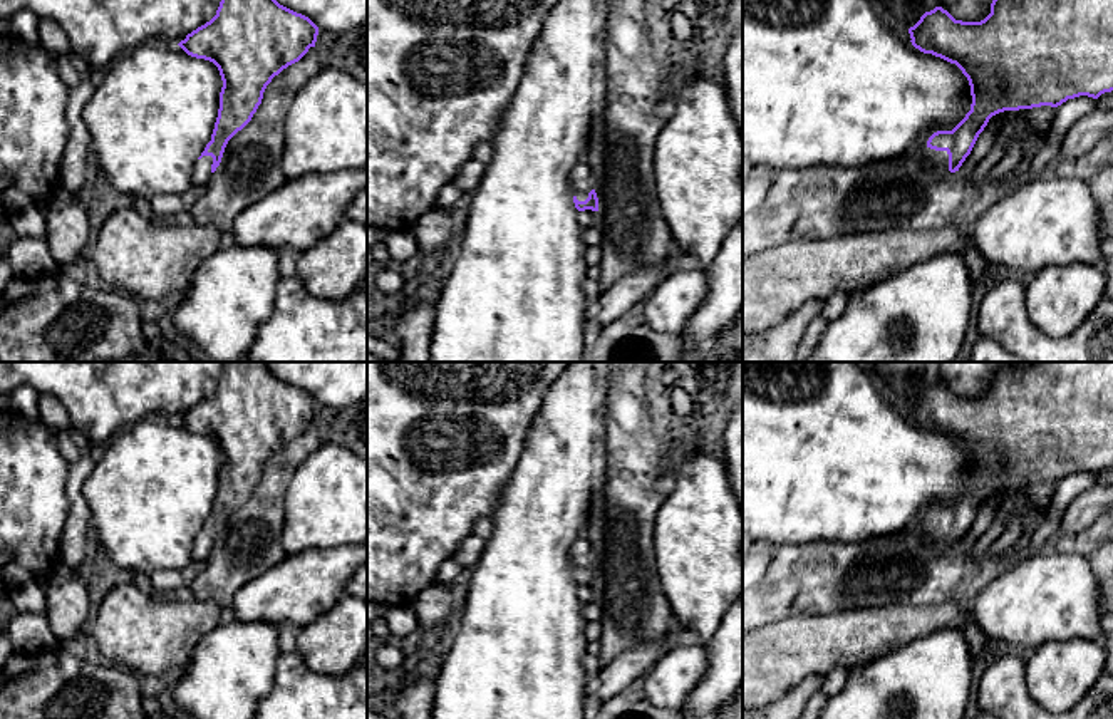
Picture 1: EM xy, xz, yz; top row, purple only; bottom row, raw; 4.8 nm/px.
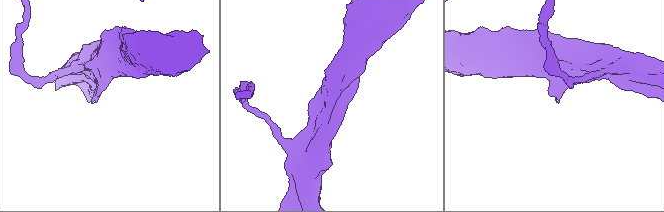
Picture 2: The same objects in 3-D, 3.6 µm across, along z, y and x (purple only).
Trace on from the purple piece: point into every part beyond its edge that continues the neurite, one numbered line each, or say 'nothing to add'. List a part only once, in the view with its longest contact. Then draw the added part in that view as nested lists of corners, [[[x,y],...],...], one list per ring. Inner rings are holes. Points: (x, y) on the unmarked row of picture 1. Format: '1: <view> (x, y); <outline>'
1: yz (932, 533); [[[924,523],[924,536],[929,543],[937,543],[949,546],[949,530],[947,526],[935,526],[930,523]]]

